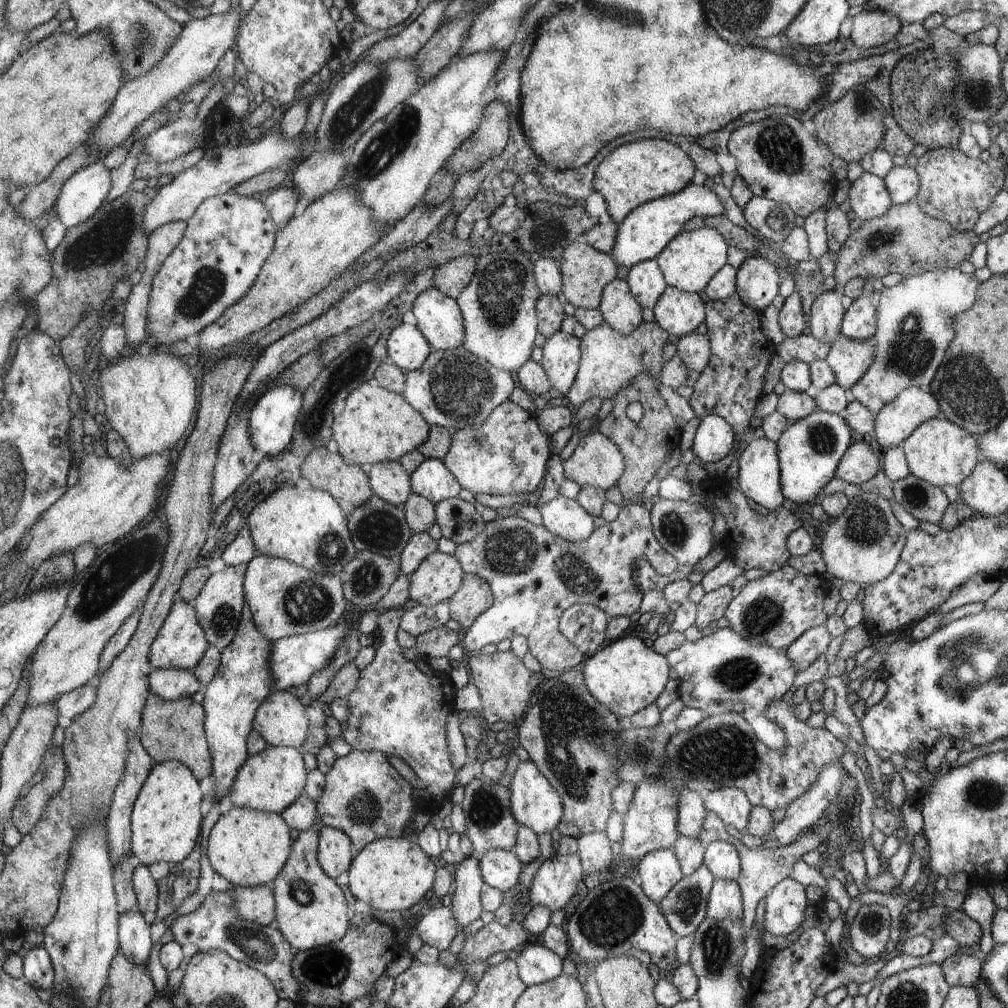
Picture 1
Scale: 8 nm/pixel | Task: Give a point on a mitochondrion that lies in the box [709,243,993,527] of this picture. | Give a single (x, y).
(910, 355)

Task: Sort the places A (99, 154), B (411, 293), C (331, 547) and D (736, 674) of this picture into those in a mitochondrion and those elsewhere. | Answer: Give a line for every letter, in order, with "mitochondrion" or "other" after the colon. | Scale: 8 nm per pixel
A: other
B: other
C: mitochondrion
D: mitochondrion

